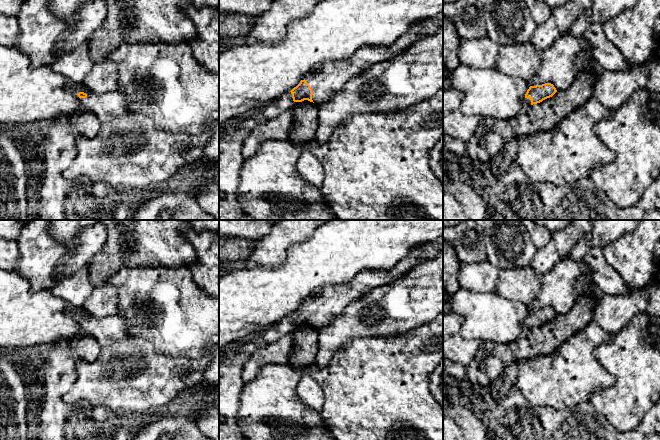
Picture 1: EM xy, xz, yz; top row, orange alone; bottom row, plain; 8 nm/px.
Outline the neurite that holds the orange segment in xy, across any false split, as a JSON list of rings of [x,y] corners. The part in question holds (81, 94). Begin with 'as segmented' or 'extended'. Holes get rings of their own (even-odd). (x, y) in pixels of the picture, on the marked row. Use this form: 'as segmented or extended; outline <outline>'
extended; outline [[[109,91],[103,93],[77,93],[82,107],[96,115],[102,125],[110,124],[114,120],[123,118],[131,111],[123,93]]]

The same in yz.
extended; outline [[[551,83],[530,86],[525,94],[525,106],[528,107],[530,105],[540,103],[543,100],[552,97],[556,92],[556,88]]]

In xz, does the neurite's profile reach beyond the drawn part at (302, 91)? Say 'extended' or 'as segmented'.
extended

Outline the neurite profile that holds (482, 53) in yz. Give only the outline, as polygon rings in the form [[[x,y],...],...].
[[[488,35],[483,38],[461,41],[459,62],[474,68],[495,68],[500,54],[500,45]]]

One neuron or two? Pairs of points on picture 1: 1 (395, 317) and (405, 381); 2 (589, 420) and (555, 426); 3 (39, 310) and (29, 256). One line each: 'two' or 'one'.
1: two
2: one
3: two

